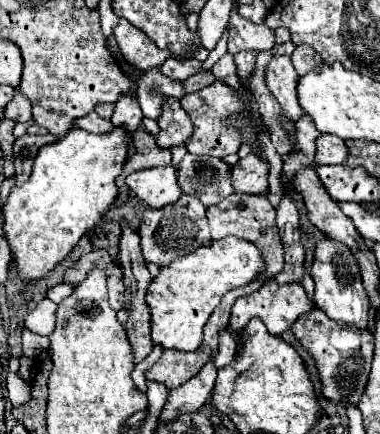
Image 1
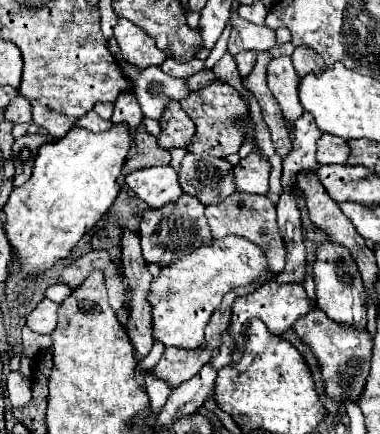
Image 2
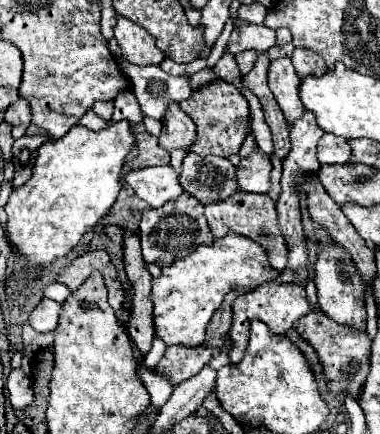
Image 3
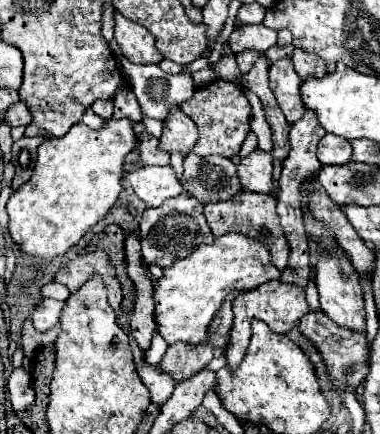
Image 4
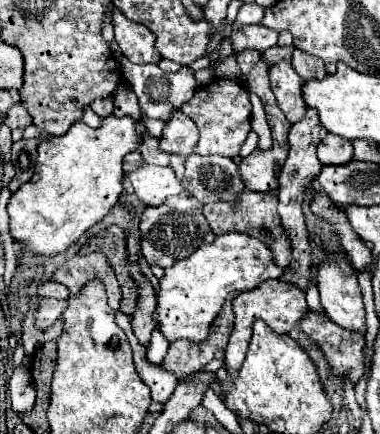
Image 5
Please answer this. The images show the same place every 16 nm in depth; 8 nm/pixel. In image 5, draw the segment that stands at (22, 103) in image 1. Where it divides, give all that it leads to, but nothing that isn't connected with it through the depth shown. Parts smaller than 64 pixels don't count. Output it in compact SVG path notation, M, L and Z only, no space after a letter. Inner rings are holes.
M18 104L16 108L12 108L12 112L6 114L4 124L6 124L8 128L12 128L12 130L14 130L14 128L26 128L26 126L32 124L32 118L30 118L28 112L22 108L22 104Z

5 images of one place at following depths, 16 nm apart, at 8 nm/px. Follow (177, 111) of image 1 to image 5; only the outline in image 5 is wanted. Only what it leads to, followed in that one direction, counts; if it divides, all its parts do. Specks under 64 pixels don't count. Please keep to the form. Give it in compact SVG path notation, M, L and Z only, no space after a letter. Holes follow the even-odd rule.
M176 112L176 116L172 116L172 120L166 122L164 134L160 138L160 150L166 154L178 154L180 158L186 160L190 152L194 152L196 144L198 144L196 124L182 112Z

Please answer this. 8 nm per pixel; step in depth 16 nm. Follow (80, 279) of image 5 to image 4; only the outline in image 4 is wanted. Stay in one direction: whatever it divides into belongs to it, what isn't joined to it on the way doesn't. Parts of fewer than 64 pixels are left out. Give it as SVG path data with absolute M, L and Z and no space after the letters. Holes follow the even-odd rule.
M90 252L84 256L72 258L54 274L54 280L68 286L68 290L74 294L96 272L100 274L100 278L104 280L104 286L108 290L109 305L114 310L118 310L120 302L122 302L122 290L120 290L120 284L116 280L114 268L108 264L108 256L104 252Z

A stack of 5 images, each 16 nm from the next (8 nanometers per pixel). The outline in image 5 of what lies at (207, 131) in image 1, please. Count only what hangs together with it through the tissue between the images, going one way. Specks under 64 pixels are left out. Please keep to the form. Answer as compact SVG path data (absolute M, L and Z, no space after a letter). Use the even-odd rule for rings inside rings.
M214 78L210 84L196 88L196 96L182 106L182 112L190 116L200 130L200 140L196 146L198 154L202 156L218 154L226 158L236 158L240 154L240 148L250 132L250 114L252 114L248 90L242 86L242 82L228 78Z

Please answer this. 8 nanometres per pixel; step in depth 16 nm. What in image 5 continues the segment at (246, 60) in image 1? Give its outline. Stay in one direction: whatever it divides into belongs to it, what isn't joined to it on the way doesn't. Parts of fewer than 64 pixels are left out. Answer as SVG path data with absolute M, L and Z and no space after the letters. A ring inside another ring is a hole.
M242 50L236 56L236 60L238 60L238 66L240 66L242 74L248 74L256 66L256 62L260 60L260 52L258 50Z

